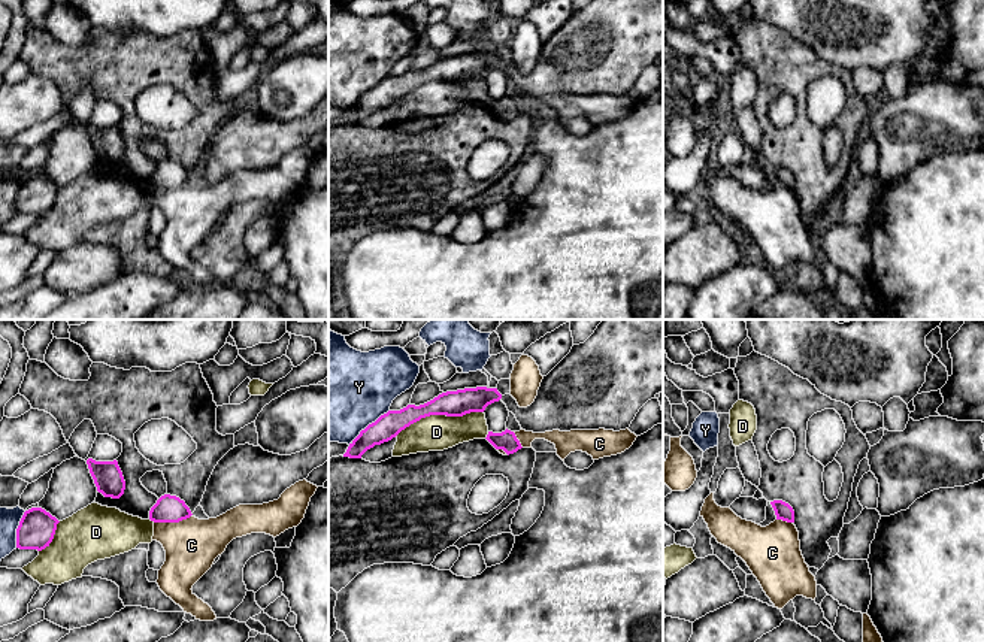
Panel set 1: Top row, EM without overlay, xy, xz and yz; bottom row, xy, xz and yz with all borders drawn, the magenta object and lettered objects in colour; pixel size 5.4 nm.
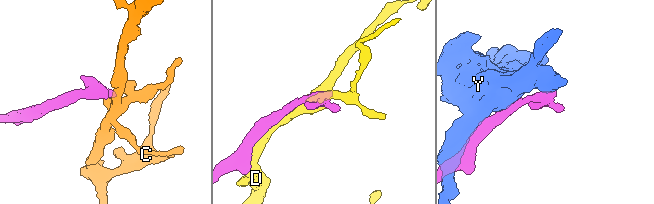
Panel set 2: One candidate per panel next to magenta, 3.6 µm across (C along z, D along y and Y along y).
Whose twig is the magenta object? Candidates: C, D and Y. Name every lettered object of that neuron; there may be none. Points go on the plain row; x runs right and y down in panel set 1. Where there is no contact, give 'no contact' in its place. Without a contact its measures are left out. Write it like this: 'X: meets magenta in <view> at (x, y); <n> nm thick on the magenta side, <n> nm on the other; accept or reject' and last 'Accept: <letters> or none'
C: meets magenta in xy at (172, 187); 140 nm thick on the magenta side, 300 nm on the other; reject
D: meets magenta in xz at (439, 79); 140 nm thick on the magenta side, 190 nm on the other; reject
Y: meets magenta in xz at (369, 90); 140 nm thick on the magenta side, 500 nm on the other; reject
Accept: none

